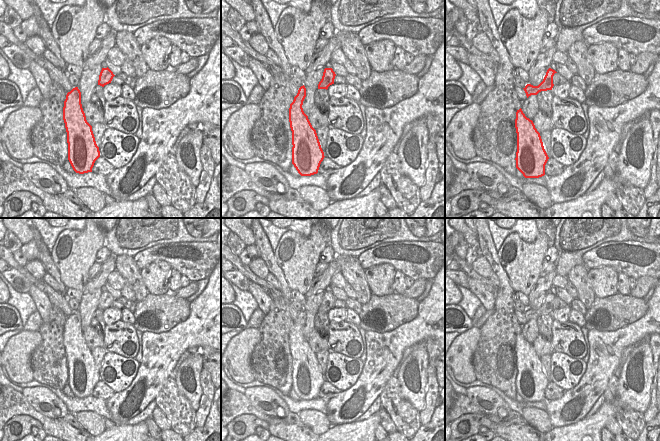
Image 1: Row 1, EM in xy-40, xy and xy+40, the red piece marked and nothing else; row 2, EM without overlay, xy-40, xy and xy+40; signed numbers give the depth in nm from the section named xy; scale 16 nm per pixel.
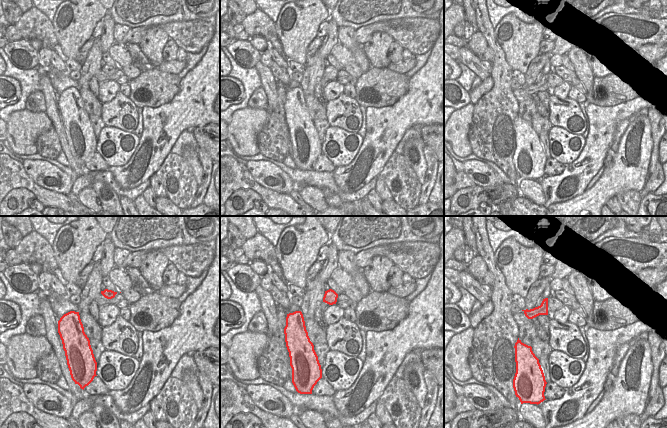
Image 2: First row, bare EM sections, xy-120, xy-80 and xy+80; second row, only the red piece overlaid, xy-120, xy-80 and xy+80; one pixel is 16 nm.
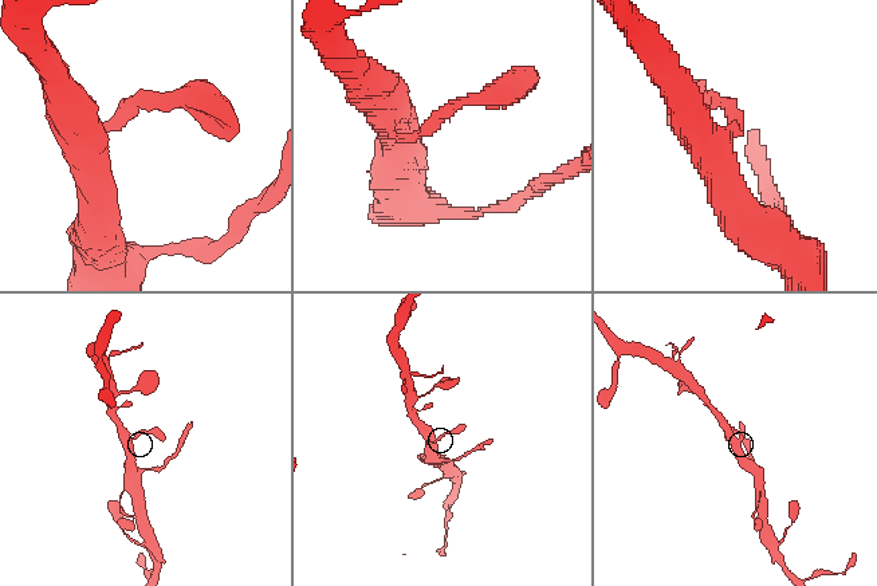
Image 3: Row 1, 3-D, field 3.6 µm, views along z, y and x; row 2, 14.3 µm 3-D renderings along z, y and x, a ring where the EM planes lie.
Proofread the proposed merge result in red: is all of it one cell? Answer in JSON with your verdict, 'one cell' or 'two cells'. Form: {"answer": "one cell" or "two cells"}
{"answer": "one cell"}

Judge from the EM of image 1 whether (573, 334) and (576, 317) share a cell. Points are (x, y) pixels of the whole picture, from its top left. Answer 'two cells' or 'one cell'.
two cells

